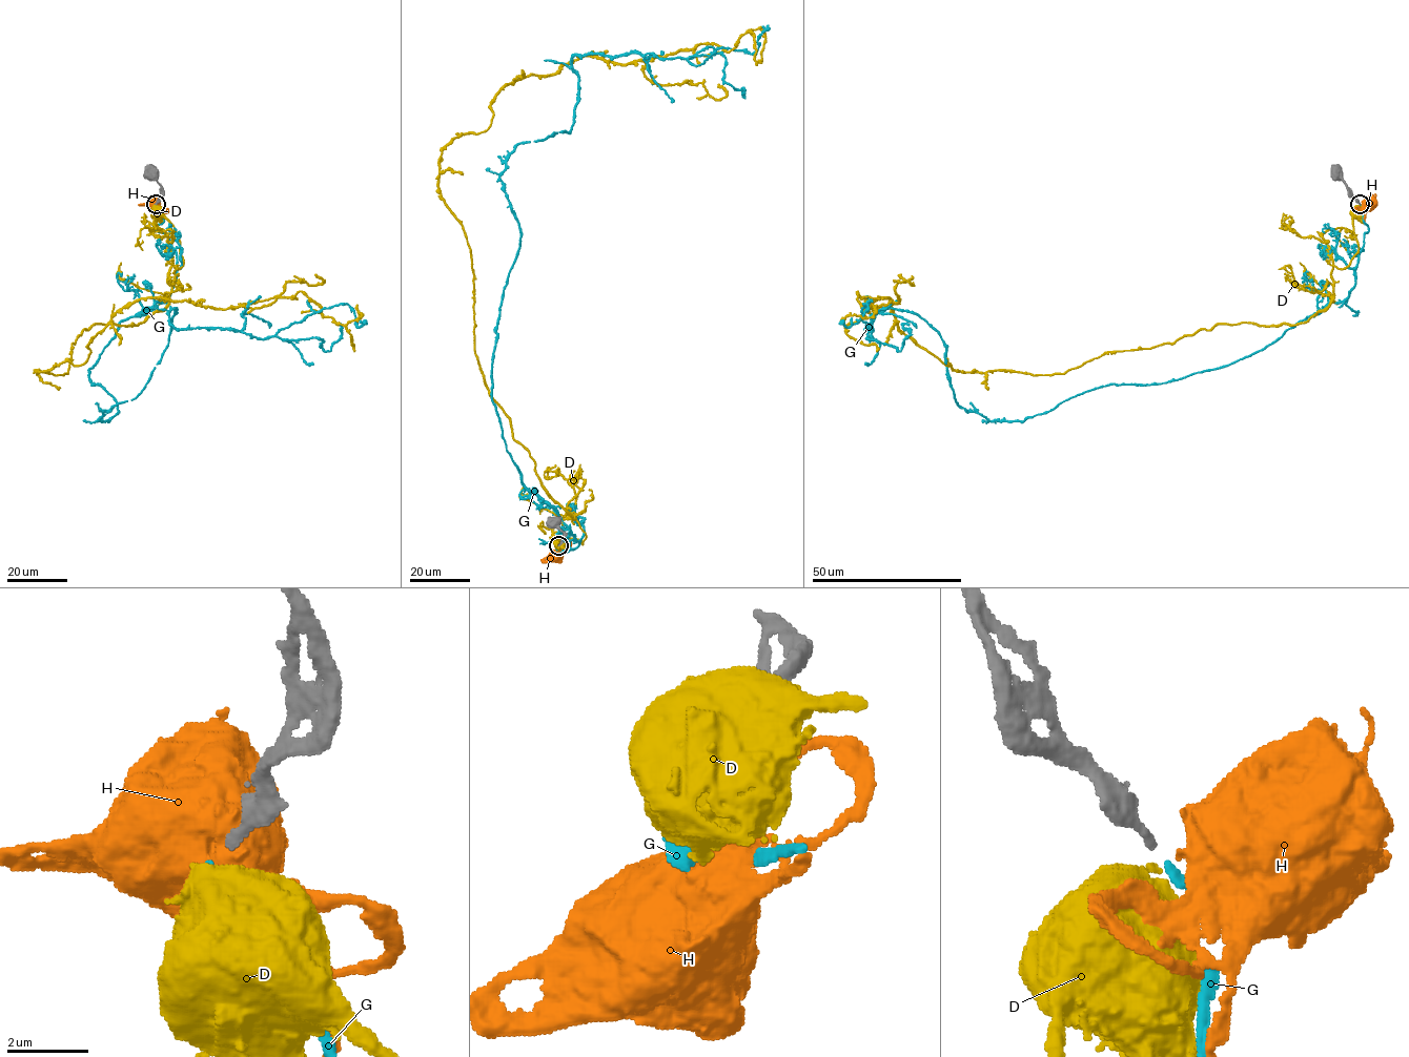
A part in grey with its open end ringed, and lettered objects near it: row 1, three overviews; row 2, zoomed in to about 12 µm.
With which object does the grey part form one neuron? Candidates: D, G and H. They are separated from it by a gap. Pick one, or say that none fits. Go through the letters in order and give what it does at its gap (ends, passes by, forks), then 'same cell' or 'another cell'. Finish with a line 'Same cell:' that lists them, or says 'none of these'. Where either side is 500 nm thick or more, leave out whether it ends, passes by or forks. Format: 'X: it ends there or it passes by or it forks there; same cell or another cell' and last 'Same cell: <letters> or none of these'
D: another cell
G: it ends there; same cell
H: another cell
Same cell: G

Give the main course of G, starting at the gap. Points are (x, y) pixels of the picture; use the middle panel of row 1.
G: (557, 546), (578, 541), (492, 400), (507, 157), (571, 129), (575, 55), (754, 53), (768, 24)

